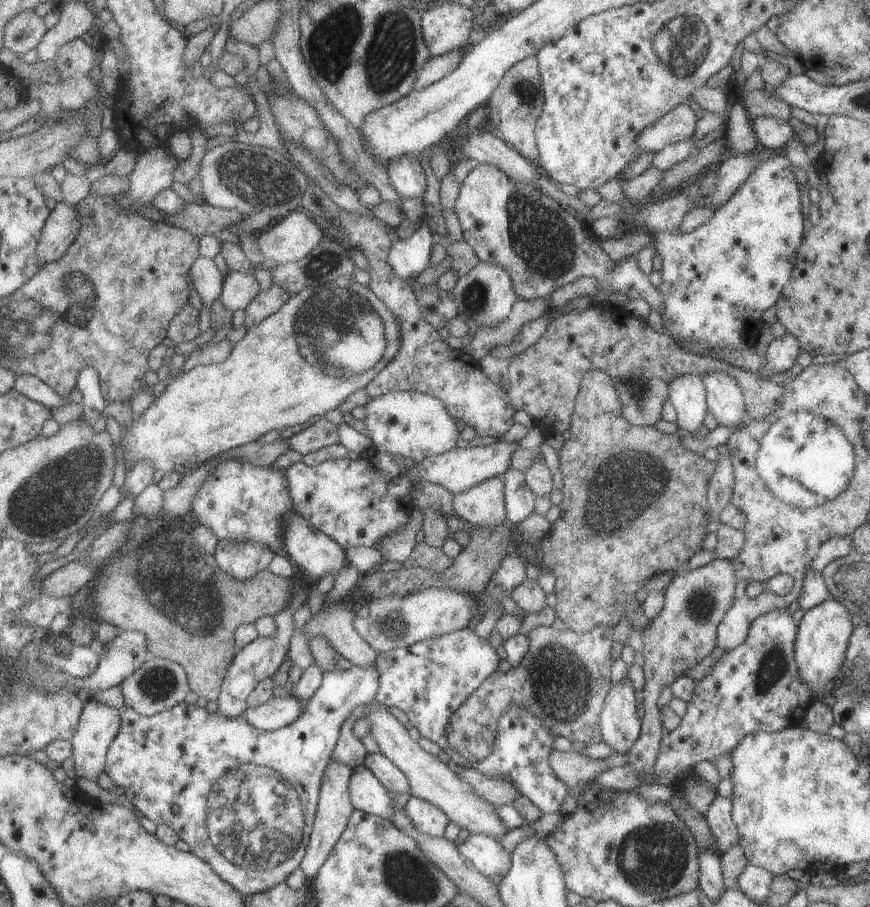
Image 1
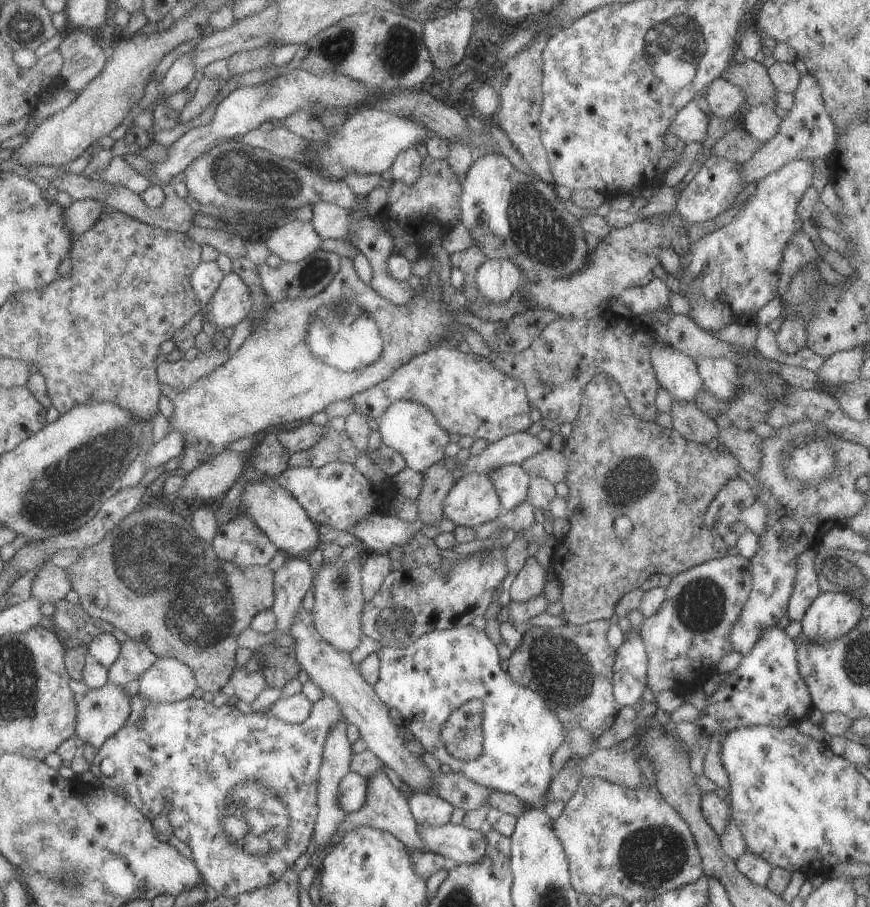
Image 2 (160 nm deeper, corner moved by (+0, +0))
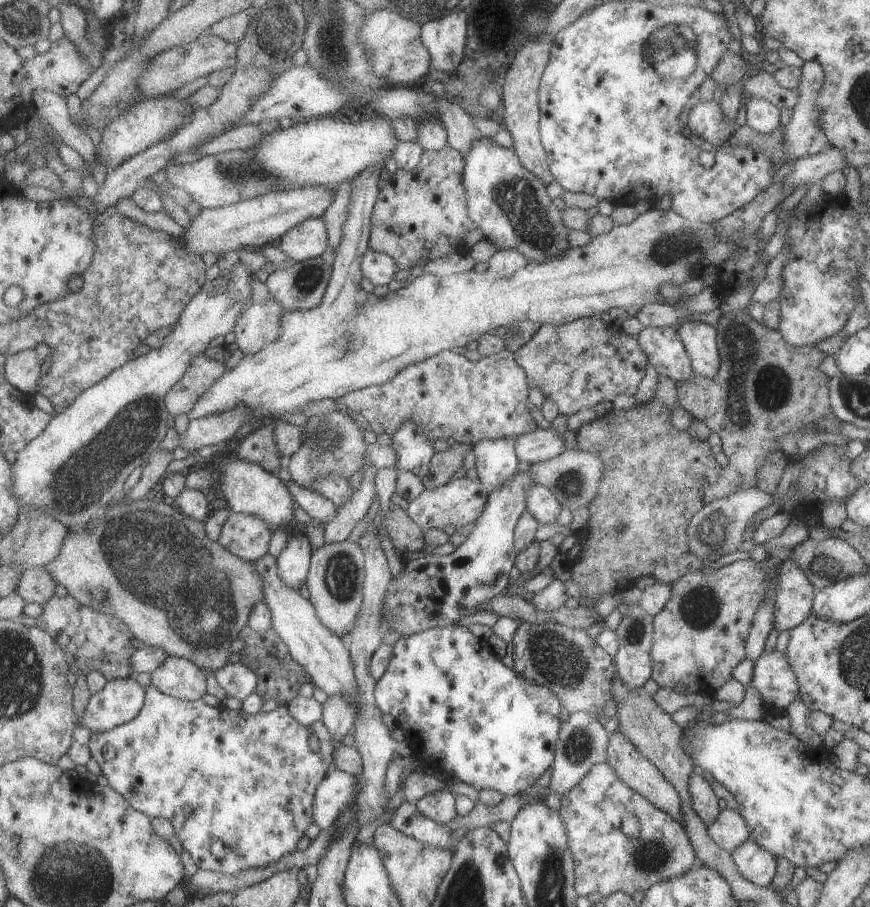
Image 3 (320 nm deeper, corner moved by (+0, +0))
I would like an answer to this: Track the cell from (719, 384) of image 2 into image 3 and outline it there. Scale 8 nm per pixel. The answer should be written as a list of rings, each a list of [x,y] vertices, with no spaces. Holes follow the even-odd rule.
[[[684,320],[677,332],[689,355],[693,372],[704,377],[715,376],[720,365],[716,328],[700,321]]]

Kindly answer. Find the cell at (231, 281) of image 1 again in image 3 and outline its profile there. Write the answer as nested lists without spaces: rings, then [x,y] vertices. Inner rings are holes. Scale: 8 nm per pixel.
[[[238,262],[231,268],[223,269],[213,280],[205,280],[185,305],[176,323],[171,325],[171,331],[162,338],[161,346],[150,348],[144,355],[133,357],[113,369],[104,379],[80,392],[65,410],[51,417],[43,432],[30,440],[10,464],[12,491],[20,508],[35,507],[45,511],[70,532],[101,515],[109,501],[122,495],[124,482],[131,471],[143,466],[165,436],[169,416],[164,403],[165,393],[182,377],[193,357],[209,346],[209,340],[232,332],[235,320],[249,304],[252,274],[255,272]]]

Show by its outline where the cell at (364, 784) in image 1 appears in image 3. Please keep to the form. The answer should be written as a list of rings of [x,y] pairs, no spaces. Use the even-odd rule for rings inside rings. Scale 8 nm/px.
[[[329,768],[314,790],[312,800],[312,822],[322,831],[331,828],[334,820],[341,814],[353,796],[357,794],[357,778]]]

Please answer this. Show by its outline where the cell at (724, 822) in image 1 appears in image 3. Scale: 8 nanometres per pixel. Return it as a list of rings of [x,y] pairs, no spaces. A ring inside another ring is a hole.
[[[695,770],[689,775],[687,787],[690,803],[704,825],[710,825],[718,817],[717,796],[711,786]]]

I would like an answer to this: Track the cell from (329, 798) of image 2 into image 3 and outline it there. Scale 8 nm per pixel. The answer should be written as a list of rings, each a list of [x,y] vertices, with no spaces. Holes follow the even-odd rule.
[[[331,695],[322,702],[322,723],[334,740],[334,750],[341,746],[341,738],[354,726],[356,710],[345,695]]]

